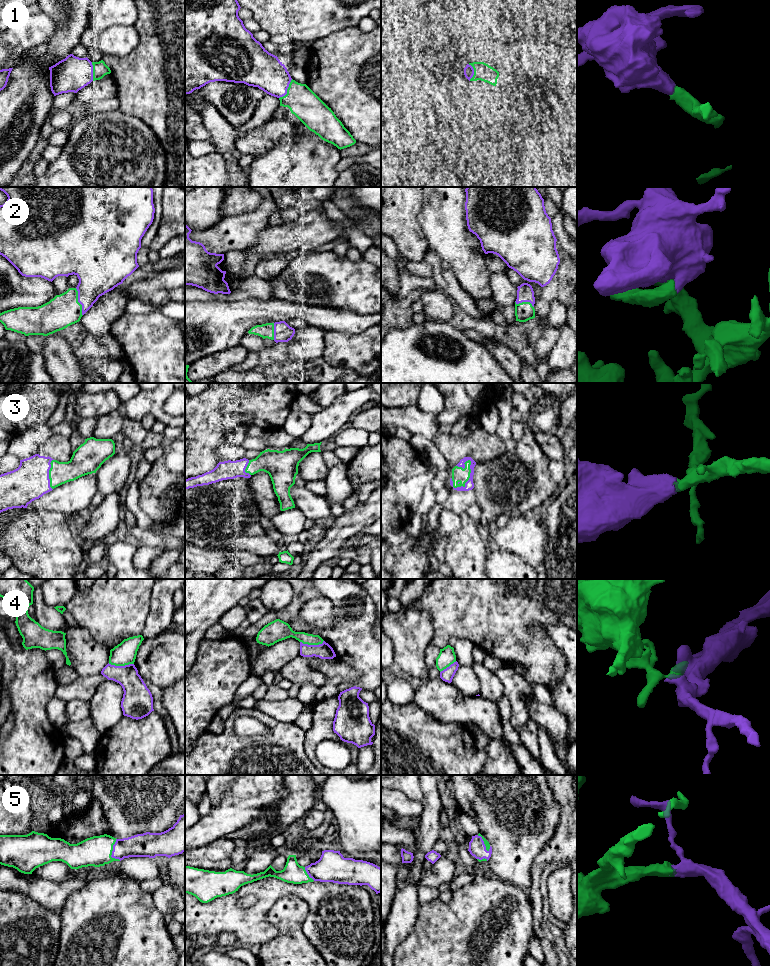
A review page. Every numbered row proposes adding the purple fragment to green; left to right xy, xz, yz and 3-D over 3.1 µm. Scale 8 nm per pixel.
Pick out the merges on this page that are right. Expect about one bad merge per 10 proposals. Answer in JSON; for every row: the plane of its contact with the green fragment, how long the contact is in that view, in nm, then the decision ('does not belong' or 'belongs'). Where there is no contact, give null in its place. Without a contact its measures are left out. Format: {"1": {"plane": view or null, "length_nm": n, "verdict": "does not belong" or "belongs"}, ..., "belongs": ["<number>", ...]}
{"1": {"plane": "xz", "length_nm": 190, "verdict": "belongs"}, "2": {"plane": "xy", "length_nm": 240, "verdict": "belongs"}, "3": {"plane": "yz", "length_nm": 260, "verdict": "belongs"}, "4": {"plane": "xy", "length_nm": 200, "verdict": "does not belong"}, "5": {"plane": "xy", "length_nm": 190, "verdict": "belongs"}, "belongs": ["1", "2", "3", "5"]}

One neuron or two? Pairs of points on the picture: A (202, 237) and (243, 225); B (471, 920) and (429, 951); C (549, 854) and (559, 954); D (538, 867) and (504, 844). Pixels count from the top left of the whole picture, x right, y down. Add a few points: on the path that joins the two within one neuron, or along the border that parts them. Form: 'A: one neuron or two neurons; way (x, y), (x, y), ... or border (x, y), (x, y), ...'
A: one neuron; way (212, 237), (222, 237), (233, 233)
B: one neuron; way (461, 930), (439, 951)
C: one neuron; way (536, 879), (538, 919), (543, 929)
D: two neurons; border (546, 844), (534, 860), (529, 887)

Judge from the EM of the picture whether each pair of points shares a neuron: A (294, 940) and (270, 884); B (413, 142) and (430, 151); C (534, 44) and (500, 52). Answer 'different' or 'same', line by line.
A: different
B: different
C: same

